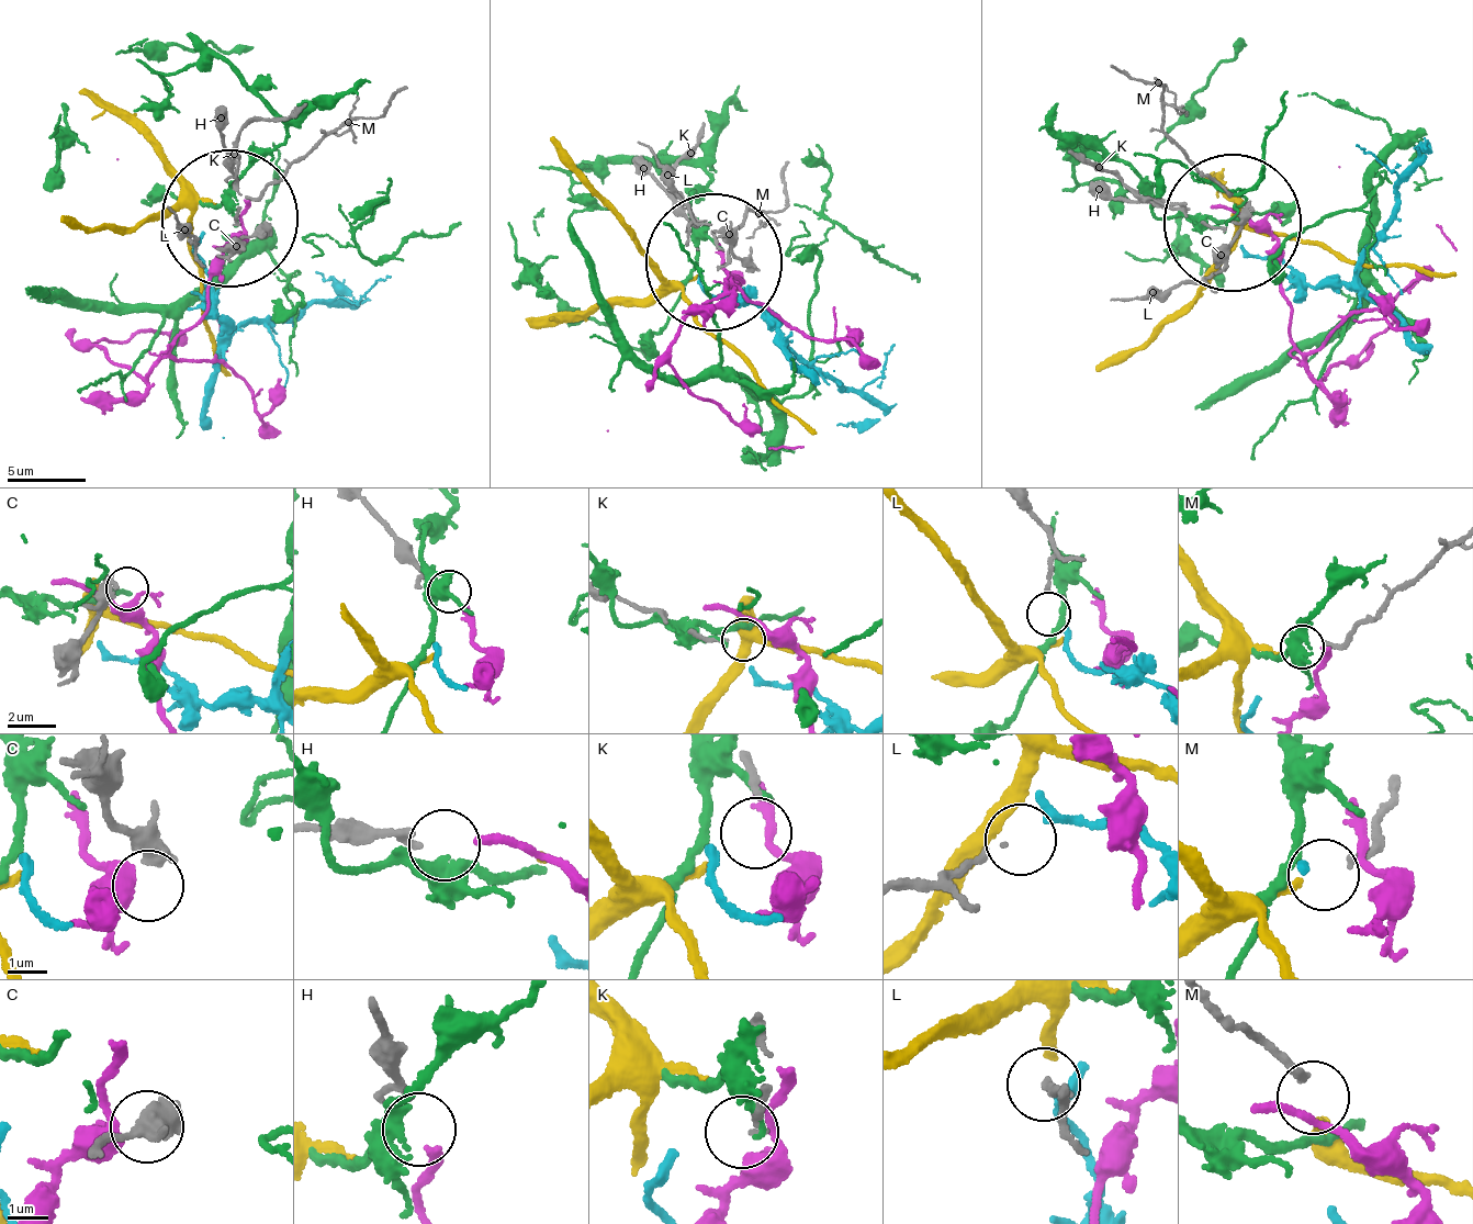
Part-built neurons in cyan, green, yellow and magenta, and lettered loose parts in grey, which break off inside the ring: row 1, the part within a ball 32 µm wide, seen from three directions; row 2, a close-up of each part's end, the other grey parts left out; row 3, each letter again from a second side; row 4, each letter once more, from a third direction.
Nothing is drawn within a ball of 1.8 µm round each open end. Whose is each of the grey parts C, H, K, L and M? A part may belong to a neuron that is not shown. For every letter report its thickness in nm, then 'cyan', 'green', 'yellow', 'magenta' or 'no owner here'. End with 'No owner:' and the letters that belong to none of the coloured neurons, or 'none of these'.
C: 550 nm | no owner here
H: 200 nm | magenta
K: 170 nm | no owner here
L: 120 nm | cyan
M: 180 nm | yellow
No owner: C, K

